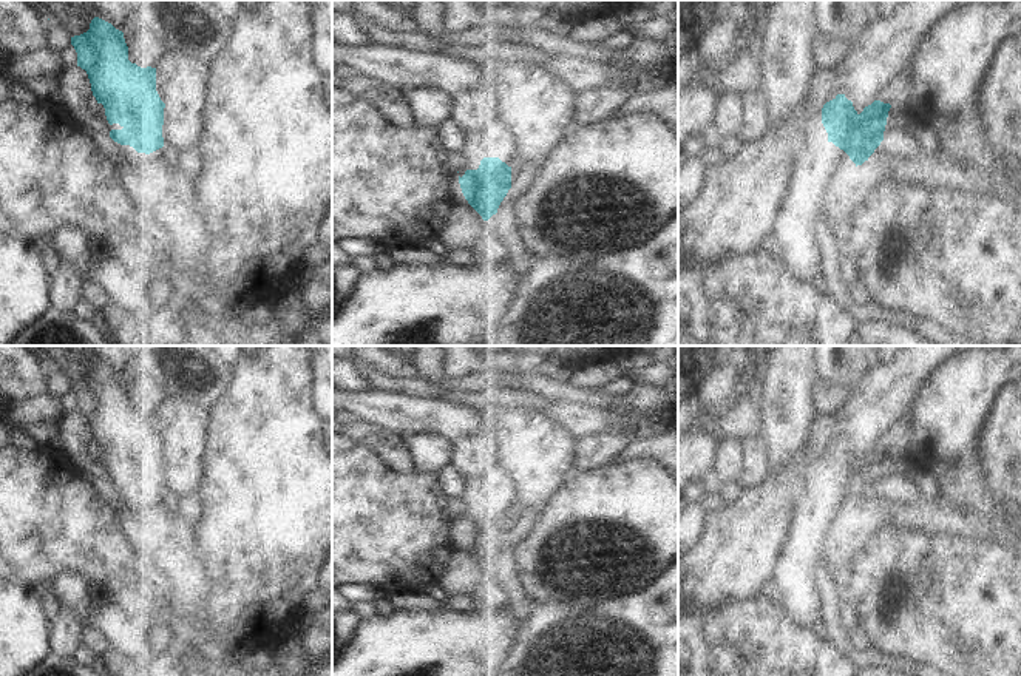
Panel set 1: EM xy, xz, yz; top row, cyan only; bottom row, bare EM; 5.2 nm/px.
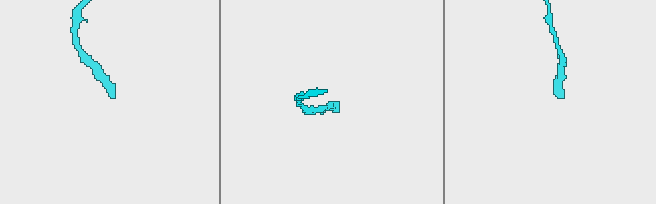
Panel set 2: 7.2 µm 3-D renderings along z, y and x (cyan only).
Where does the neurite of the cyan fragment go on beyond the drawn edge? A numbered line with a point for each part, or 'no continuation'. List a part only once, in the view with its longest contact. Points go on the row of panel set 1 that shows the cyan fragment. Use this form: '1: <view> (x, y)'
1: yz (825, 175)

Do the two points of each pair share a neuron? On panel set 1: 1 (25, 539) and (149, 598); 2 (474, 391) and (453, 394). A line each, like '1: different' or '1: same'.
1: same
2: same

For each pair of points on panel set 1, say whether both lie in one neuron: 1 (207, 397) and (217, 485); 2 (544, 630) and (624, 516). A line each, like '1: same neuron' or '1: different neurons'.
1: different neurons
2: different neurons

